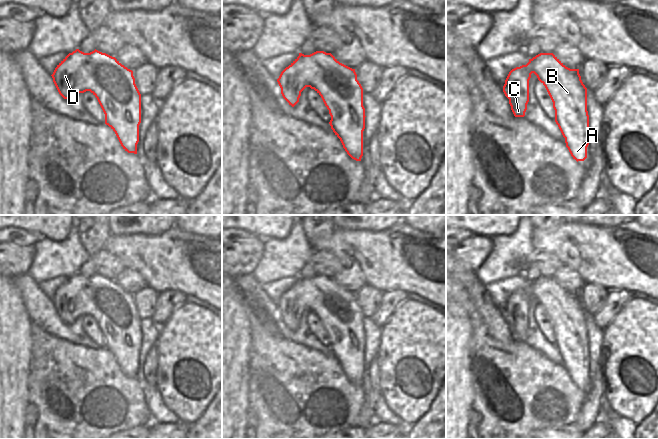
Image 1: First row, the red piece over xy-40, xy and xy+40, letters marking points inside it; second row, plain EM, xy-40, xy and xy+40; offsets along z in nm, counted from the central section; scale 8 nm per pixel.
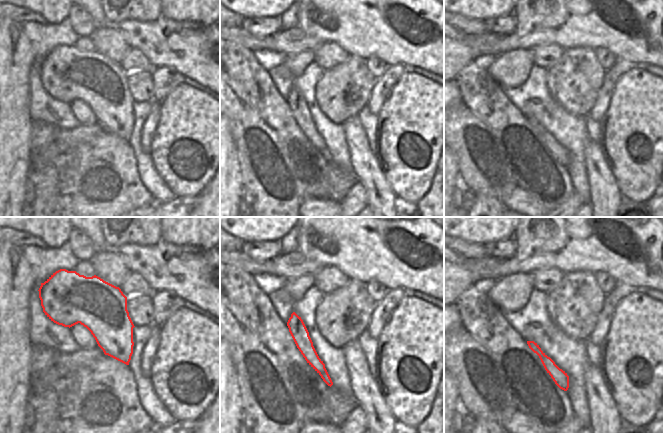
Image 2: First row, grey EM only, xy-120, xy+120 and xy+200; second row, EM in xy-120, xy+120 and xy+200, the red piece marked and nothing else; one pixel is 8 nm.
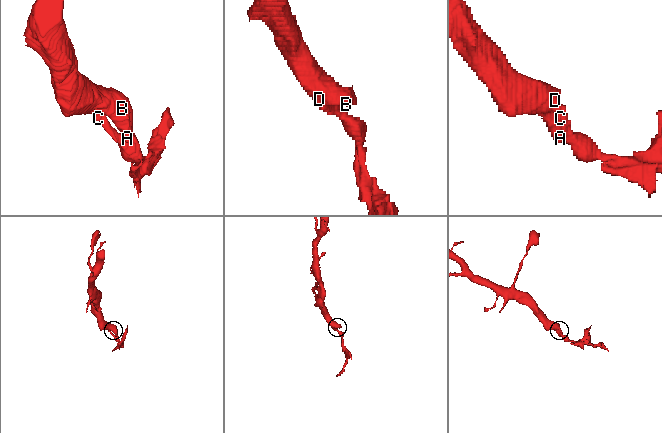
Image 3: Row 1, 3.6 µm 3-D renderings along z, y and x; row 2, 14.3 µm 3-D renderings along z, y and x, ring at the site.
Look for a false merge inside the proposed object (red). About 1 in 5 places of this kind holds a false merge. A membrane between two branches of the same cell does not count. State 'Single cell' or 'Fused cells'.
Fused cells.

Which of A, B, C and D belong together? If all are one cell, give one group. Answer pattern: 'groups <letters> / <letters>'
groups A B D / C

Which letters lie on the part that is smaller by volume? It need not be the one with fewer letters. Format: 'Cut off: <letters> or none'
Cut off: C

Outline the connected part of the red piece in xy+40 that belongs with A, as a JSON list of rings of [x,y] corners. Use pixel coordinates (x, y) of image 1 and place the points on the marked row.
[[[540,53],[526,65],[512,69],[503,86],[503,92],[512,99],[518,91],[529,91],[529,80],[534,73],[545,86],[555,110],[558,125],[566,147],[573,159],[584,161],[589,145],[589,115],[587,88],[579,69],[566,67],[553,53]]]

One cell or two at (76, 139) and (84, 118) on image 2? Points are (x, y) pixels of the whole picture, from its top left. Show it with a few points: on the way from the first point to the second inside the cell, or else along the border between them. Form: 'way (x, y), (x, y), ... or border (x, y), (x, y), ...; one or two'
border (98, 122), (81, 125); two

